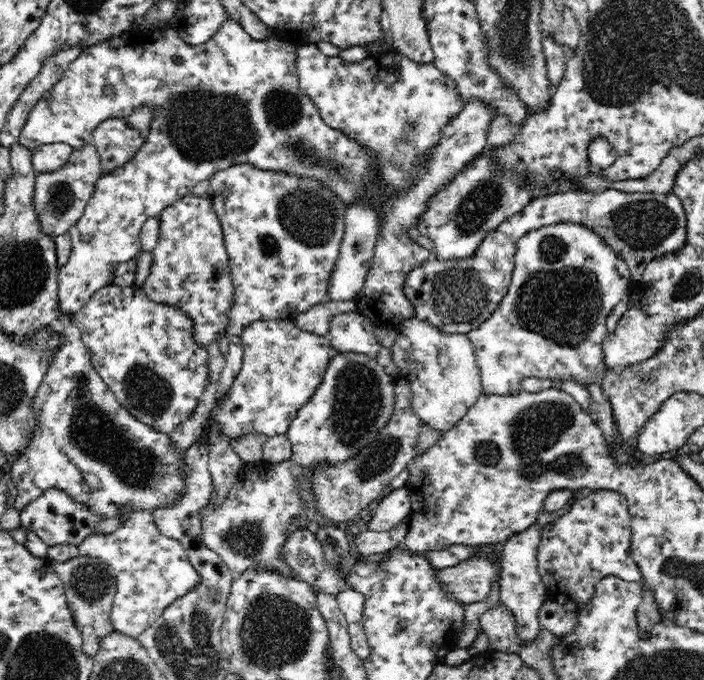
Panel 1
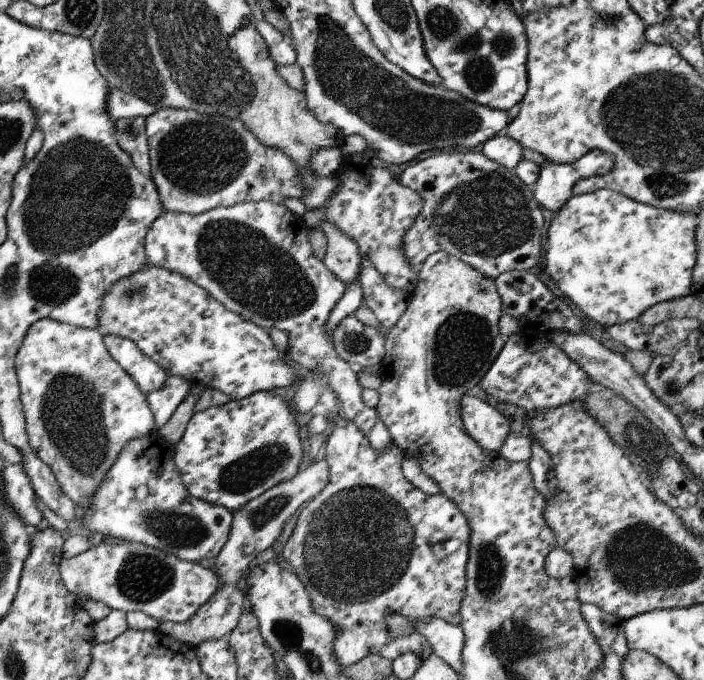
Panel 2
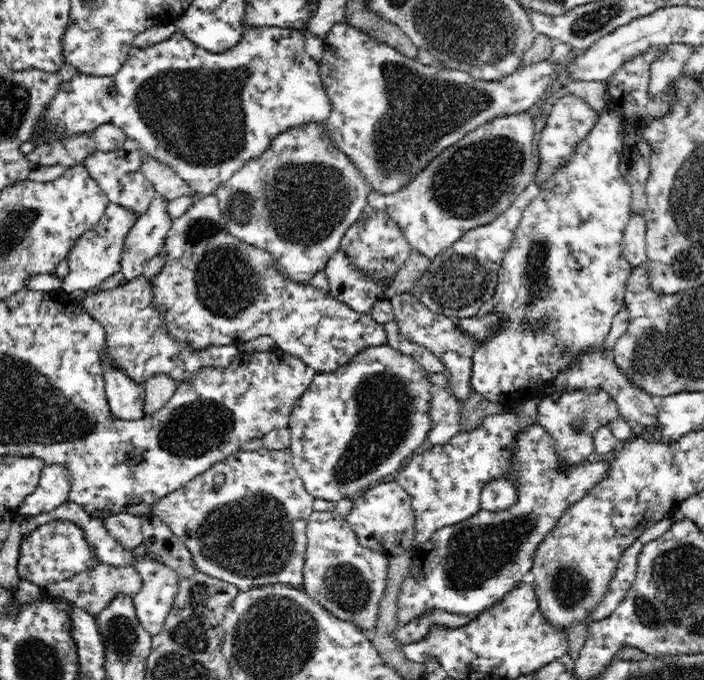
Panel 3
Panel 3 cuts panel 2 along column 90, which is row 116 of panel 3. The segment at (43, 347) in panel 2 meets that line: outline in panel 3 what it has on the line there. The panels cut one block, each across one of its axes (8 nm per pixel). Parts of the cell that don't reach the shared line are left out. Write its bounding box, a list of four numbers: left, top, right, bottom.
[317,23,574,194]

